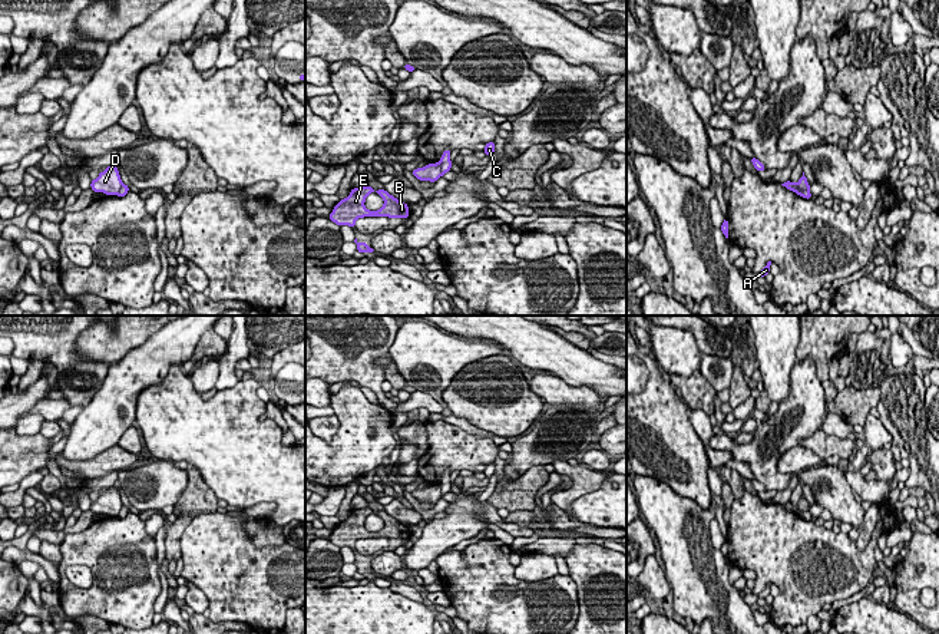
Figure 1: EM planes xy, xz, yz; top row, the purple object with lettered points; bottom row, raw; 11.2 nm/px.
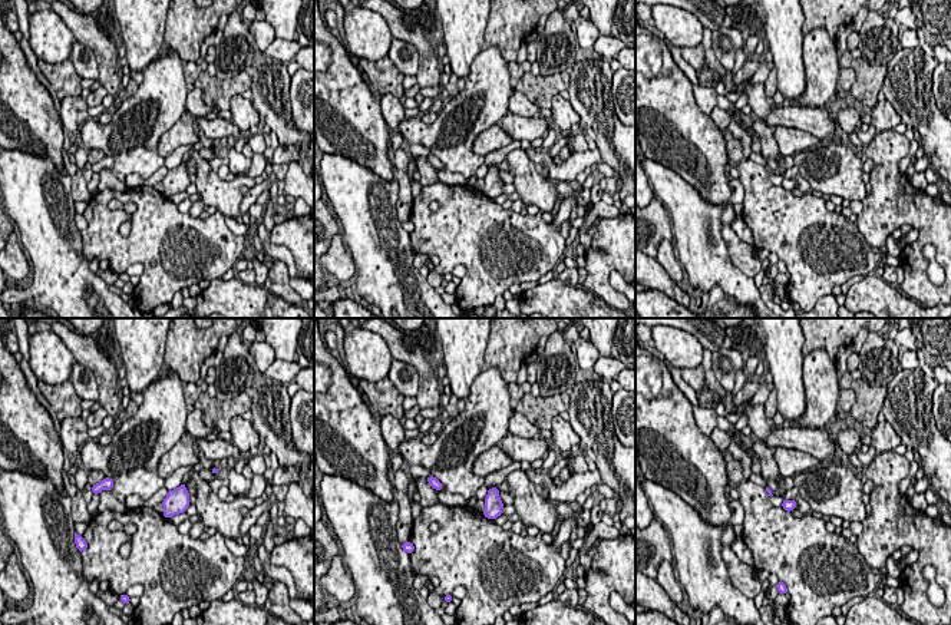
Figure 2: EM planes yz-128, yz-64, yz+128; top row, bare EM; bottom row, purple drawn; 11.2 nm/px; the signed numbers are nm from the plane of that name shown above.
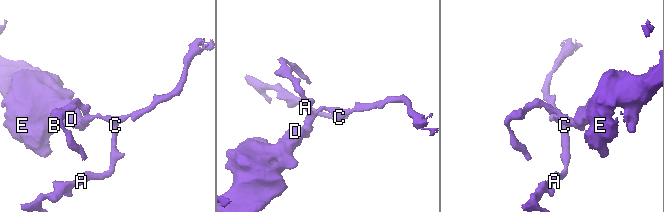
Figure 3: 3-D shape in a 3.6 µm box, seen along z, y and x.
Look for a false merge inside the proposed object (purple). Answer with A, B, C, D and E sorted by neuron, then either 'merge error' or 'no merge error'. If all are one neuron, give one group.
A C / B D E | merge error

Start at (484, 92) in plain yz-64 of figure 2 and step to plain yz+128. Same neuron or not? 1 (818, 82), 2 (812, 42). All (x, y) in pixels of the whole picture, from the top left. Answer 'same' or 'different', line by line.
1: same
2: same

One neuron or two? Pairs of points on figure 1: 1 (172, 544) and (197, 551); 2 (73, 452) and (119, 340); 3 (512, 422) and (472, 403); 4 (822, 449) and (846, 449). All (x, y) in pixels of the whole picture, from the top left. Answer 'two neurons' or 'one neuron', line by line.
1: two neurons
2: two neurons
3: one neuron
4: one neuron

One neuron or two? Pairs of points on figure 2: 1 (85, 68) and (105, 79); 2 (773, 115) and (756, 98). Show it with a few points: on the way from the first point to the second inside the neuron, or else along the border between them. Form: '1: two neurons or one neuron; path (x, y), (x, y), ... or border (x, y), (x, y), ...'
1: two neurons; border (82, 45), (86, 45), (95, 56), (98, 79)
2: one neuron; path (769, 112), (759, 102)

